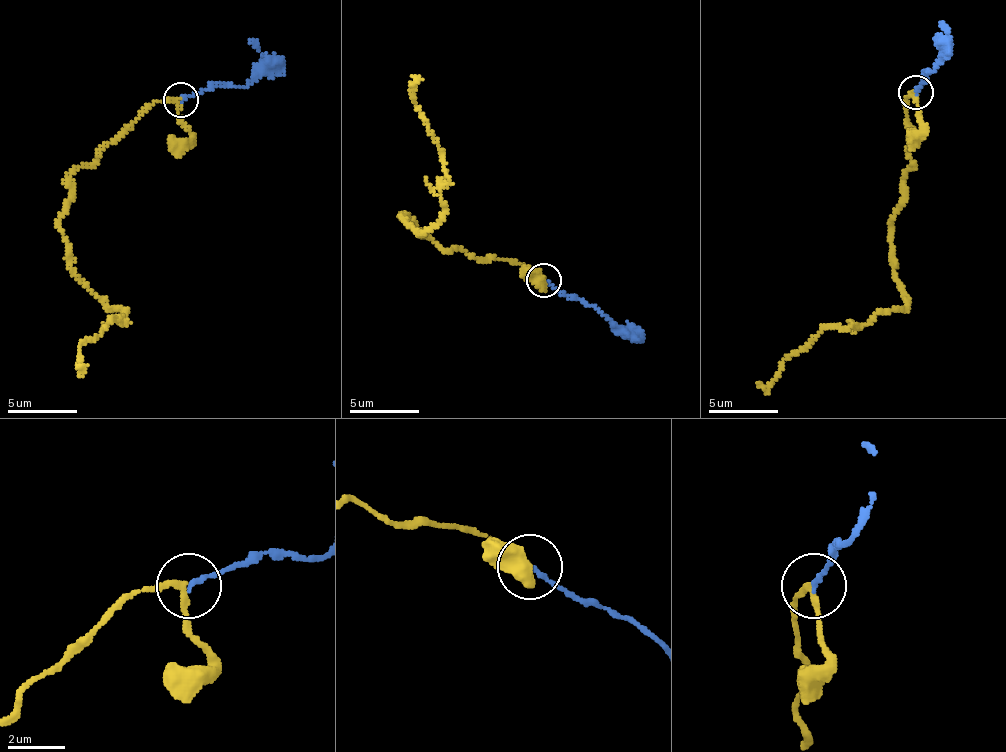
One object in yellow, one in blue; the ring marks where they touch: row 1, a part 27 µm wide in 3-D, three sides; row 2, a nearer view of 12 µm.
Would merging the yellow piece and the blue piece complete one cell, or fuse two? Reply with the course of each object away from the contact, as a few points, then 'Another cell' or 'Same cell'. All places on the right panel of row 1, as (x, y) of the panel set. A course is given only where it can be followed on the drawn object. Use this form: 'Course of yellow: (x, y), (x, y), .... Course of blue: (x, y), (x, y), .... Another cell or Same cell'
Course of yellow: (913, 91), (913, 165), (892, 220), (905, 308), (821, 328), (759, 383). Course of blue: (916, 91), (934, 67), (948, 38), (941, 22). Same cell

